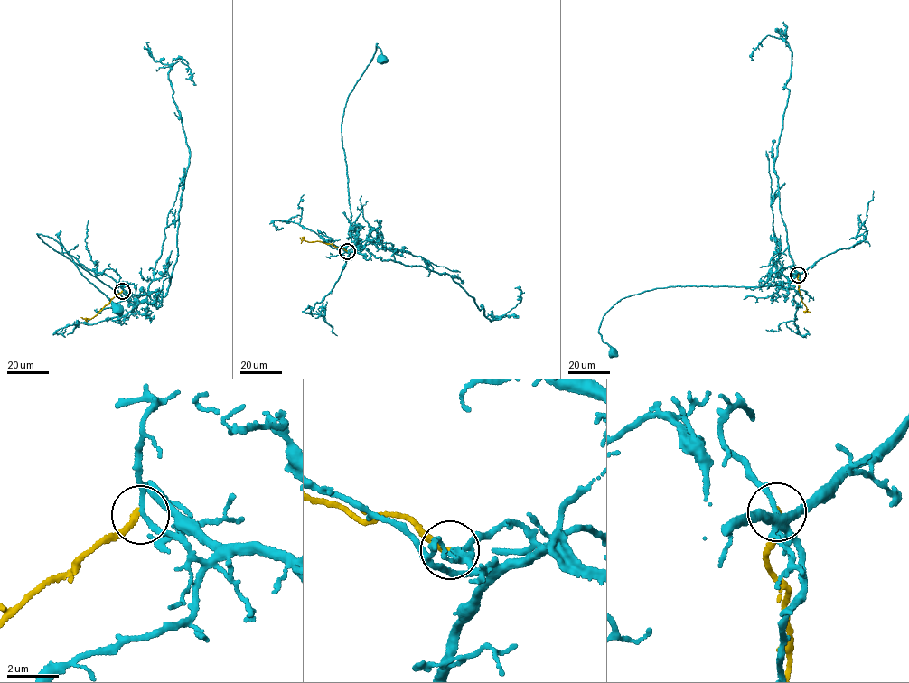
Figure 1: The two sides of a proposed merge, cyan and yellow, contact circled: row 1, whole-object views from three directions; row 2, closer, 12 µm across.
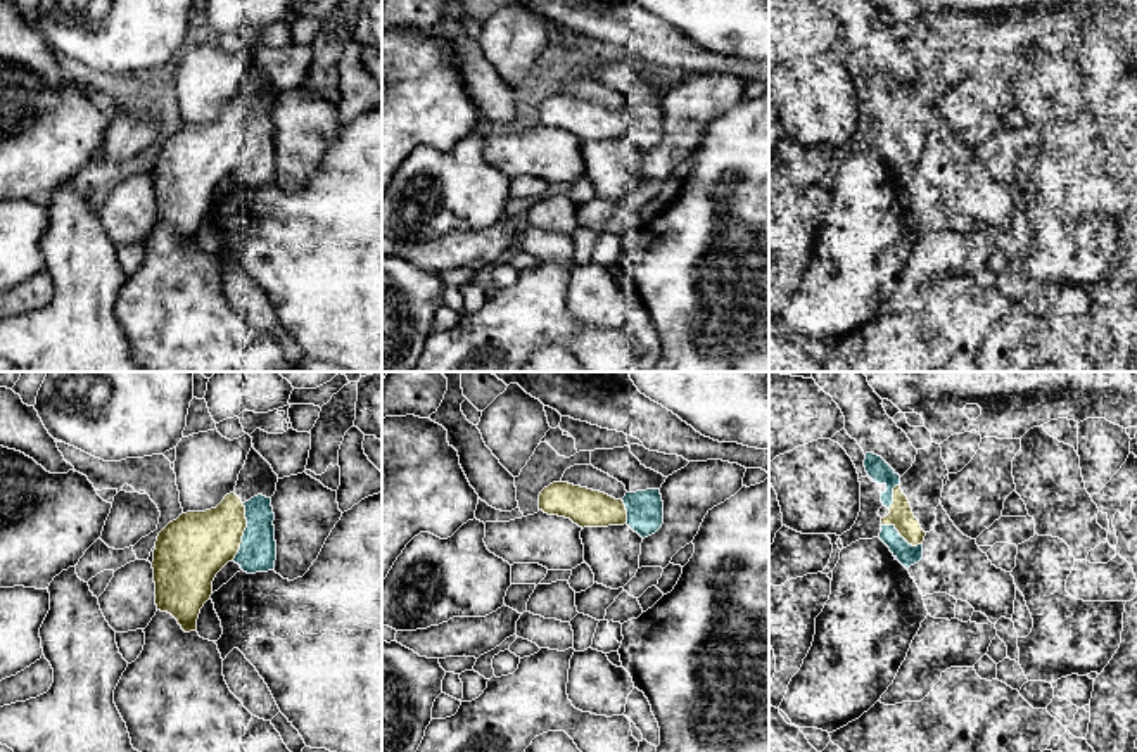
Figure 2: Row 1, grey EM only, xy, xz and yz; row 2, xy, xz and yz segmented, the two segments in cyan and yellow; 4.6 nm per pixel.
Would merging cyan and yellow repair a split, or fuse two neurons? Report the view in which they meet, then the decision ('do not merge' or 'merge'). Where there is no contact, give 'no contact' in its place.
meets cyan in xy; do not merge

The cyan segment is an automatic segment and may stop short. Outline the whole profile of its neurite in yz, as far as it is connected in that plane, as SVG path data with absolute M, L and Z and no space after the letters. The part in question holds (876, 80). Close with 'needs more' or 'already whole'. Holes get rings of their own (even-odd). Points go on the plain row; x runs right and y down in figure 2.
M866 66L864 80L874 95L886 99L886 104L881 105L881 116L890 121L893 116L893 100L900 97L900 88L874 66Z; already whole

